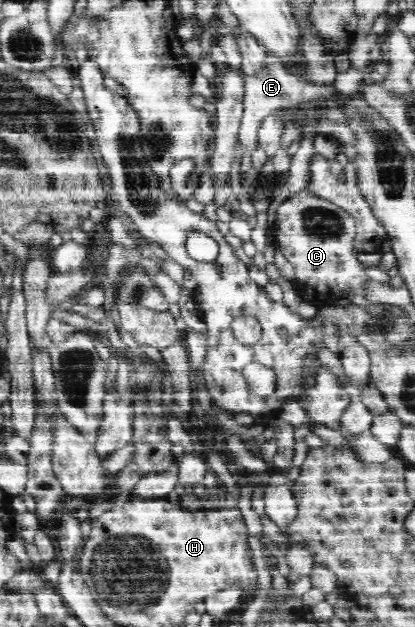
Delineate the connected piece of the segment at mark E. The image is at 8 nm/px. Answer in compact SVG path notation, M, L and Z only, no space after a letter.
M265 46L264 64L259 70L255 70L255 74L245 79L245 98L244 113L240 122L237 140L239 140L242 148L251 154L259 148L259 133L261 123L269 114L275 114L281 108L292 108L303 101L329 100L339 99L337 88L333 84L317 84L311 80L297 79L288 74L285 69L284 58L277 55L277 52L271 52Z

